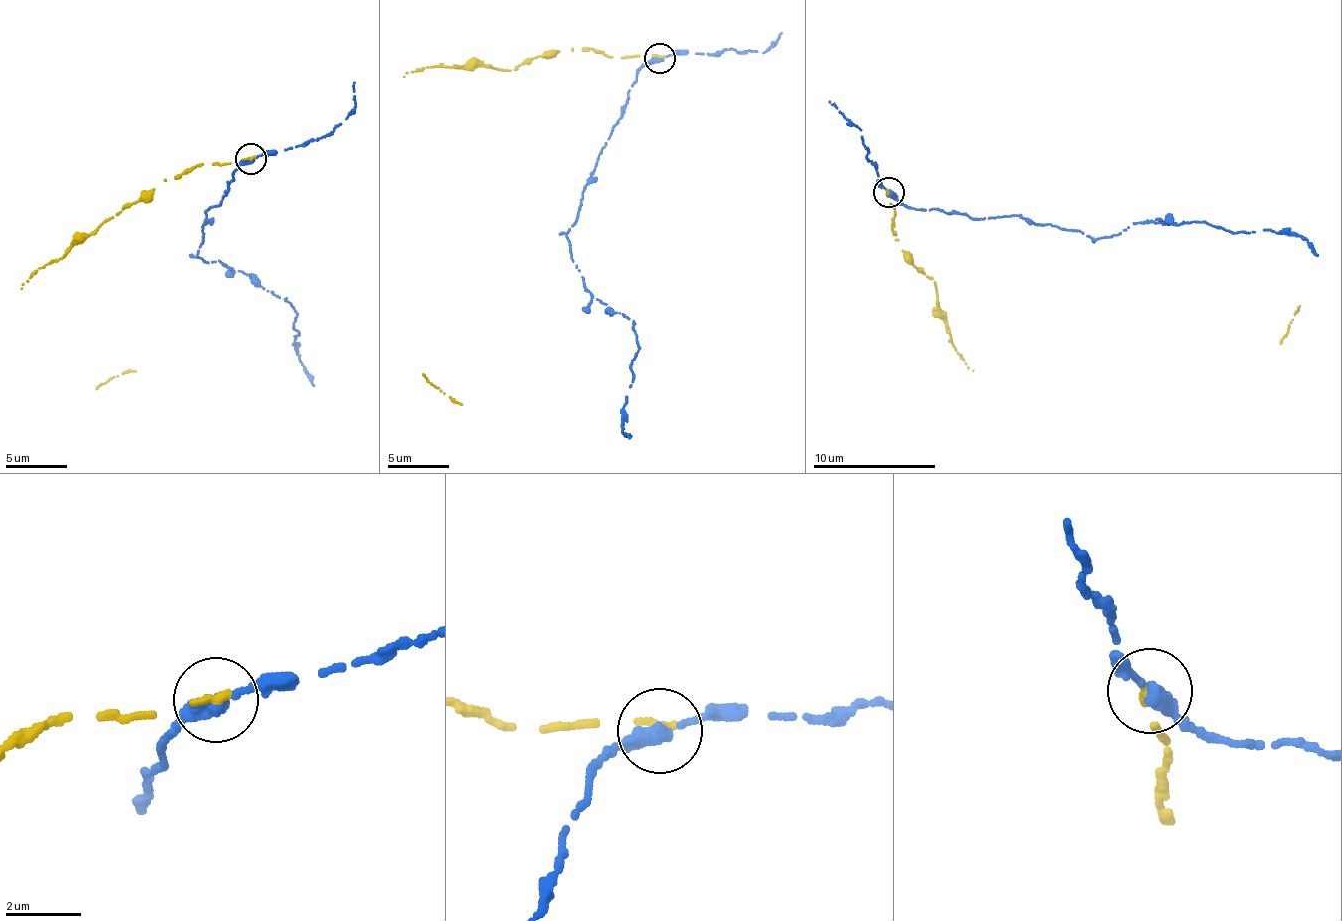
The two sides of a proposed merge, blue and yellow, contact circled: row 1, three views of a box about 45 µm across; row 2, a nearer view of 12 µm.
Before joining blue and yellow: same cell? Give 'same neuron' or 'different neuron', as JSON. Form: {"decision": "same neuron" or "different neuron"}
{"decision": "different neuron"}

